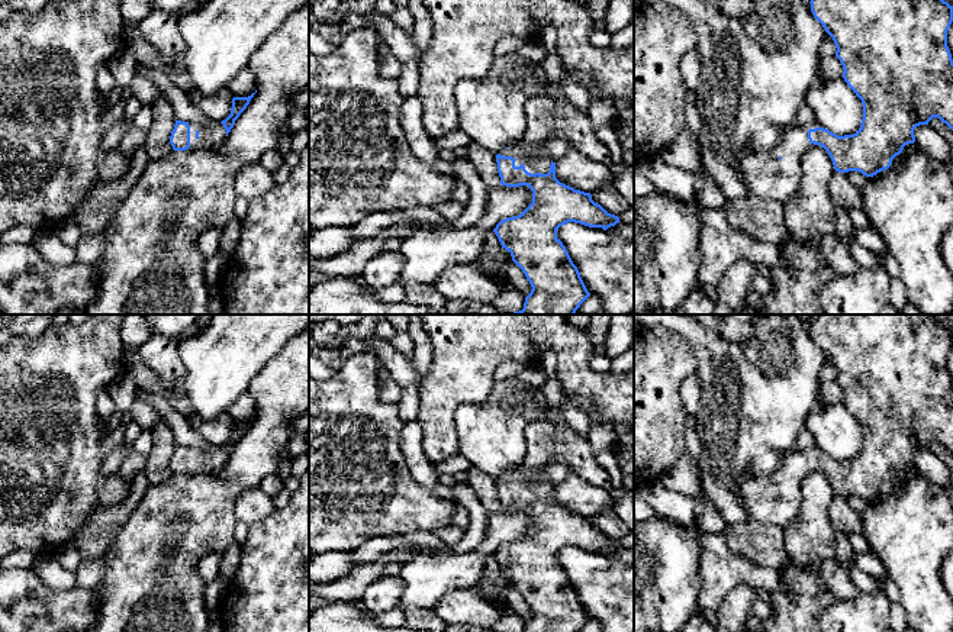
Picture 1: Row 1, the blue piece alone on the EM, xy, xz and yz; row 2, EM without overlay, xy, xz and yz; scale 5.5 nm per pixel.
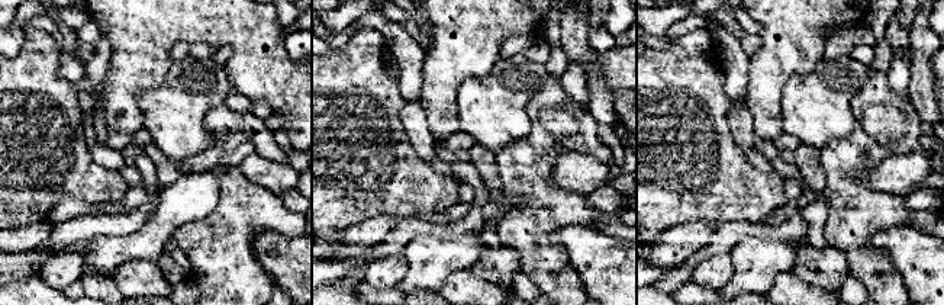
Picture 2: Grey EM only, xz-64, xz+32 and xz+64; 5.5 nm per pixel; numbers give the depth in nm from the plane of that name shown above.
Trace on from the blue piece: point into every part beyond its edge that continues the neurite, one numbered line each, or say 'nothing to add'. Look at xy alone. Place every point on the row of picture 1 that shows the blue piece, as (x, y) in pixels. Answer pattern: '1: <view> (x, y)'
1: xy (212, 135)

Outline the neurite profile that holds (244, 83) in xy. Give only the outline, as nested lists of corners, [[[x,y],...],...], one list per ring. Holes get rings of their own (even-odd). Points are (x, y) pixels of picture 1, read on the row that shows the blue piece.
[[[247,67],[226,83],[225,90],[234,97],[248,97],[257,90],[257,78]]]

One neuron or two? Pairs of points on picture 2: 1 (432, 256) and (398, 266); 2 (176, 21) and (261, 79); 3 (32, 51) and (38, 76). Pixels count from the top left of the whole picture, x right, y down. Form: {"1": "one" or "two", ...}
{"1": "two", "2": "one", "3": "one"}

